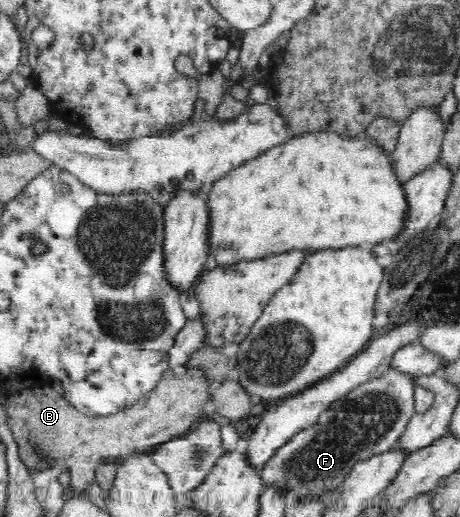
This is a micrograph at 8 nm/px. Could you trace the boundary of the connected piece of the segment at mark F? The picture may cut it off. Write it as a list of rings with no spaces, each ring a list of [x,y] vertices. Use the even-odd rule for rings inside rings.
[[[388,368],[379,378],[355,387],[346,397],[330,404],[320,414],[318,423],[294,435],[262,468],[265,485],[281,483],[287,489],[287,501],[308,499],[312,495],[332,492],[346,479],[356,461],[368,459],[374,453],[395,448],[403,437],[408,421],[416,415],[414,399],[415,376]],[[372,411],[376,411],[376,431],[372,427]],[[376,433],[376,435],[350,435]]]

